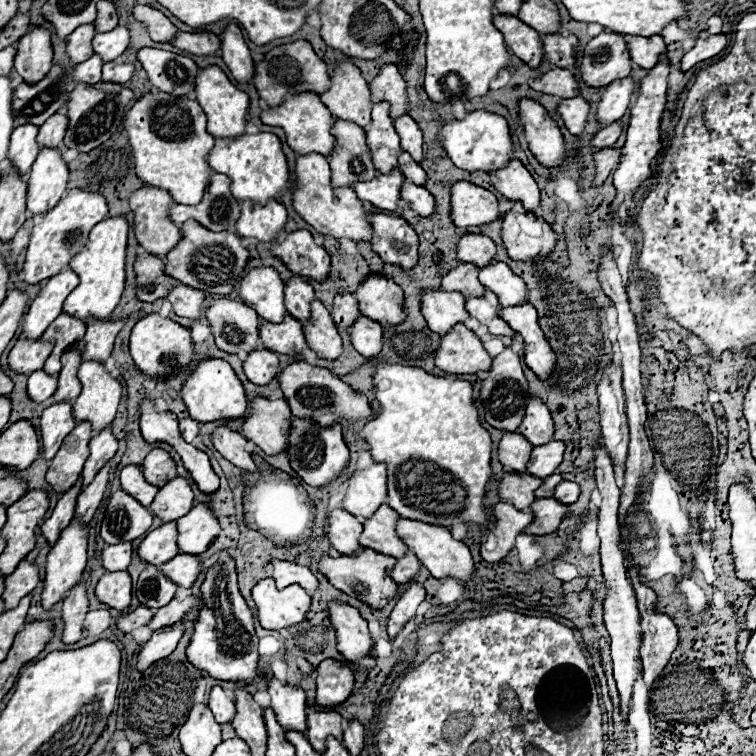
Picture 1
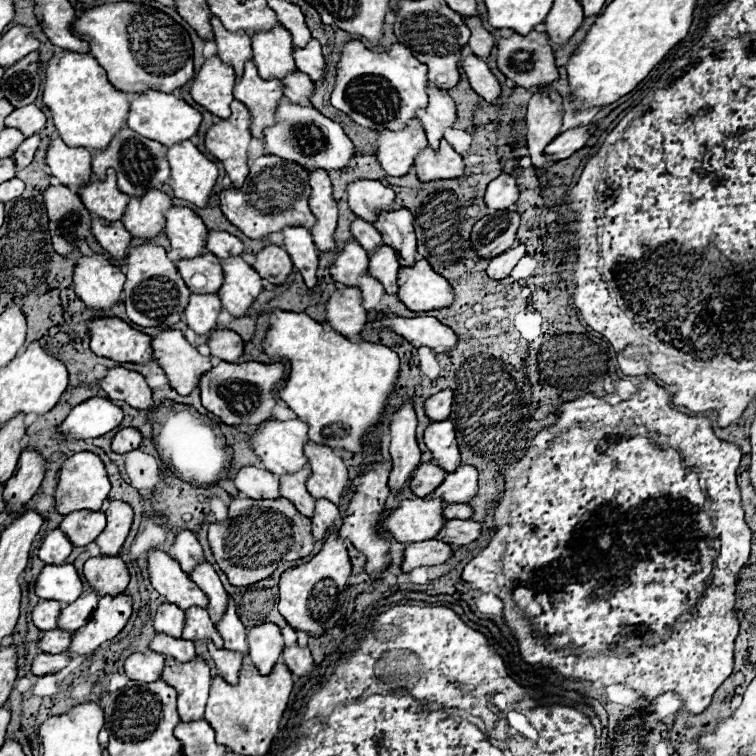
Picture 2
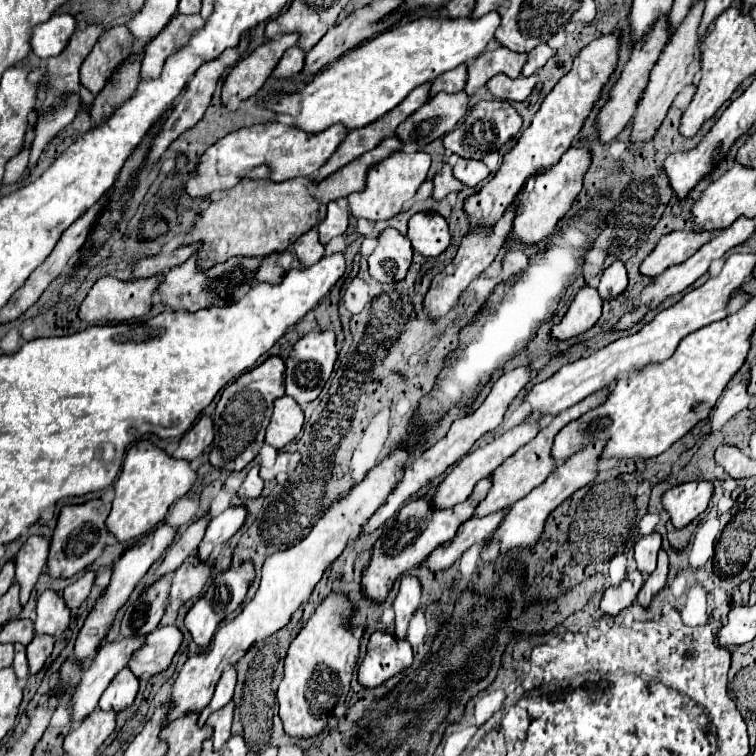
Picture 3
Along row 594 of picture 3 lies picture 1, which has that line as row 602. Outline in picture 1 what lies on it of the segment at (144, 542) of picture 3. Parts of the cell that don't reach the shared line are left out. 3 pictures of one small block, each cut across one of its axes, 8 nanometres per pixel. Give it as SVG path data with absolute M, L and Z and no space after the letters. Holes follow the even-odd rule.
M126 570L104 574L98 580L94 594L96 594L96 598L102 604L108 604L110 608L116 608L116 610L128 608L130 606L130 598L132 598L130 574Z

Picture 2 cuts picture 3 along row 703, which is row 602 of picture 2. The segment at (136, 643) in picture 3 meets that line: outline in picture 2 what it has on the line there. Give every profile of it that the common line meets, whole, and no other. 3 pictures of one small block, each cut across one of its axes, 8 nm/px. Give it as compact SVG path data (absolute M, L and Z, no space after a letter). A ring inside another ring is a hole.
M94 592L82 594L76 602L62 608L58 628L74 632L76 628L84 626L88 622L88 616L92 616L92 612L96 610L96 604L98 604L98 596Z

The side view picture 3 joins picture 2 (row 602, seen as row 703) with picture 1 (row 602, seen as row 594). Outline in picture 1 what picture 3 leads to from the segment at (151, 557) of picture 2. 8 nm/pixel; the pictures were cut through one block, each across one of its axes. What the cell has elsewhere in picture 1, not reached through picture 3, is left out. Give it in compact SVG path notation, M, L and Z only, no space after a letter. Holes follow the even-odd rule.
M272 578L260 580L252 588L256 618L266 630L282 630L304 620L310 608L310 596L298 584L278 590Z

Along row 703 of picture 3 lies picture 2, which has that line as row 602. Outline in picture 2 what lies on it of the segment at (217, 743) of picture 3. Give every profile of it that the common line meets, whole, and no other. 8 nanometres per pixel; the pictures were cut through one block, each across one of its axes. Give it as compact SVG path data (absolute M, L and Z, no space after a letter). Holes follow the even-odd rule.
M230 600L228 602L228 610L222 616L220 624L218 624L218 632L224 638L224 648L234 650L234 652L242 652L242 656L248 656L248 642L246 642L246 628L240 622L238 614L236 614L236 606Z

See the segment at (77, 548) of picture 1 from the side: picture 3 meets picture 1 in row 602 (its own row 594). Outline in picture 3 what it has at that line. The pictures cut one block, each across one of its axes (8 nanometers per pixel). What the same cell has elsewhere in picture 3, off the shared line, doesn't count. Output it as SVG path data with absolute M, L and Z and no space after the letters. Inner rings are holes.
M52 590L42 592L36 606L34 632L56 638L68 628L68 624L70 624L70 610L64 606L64 600Z

